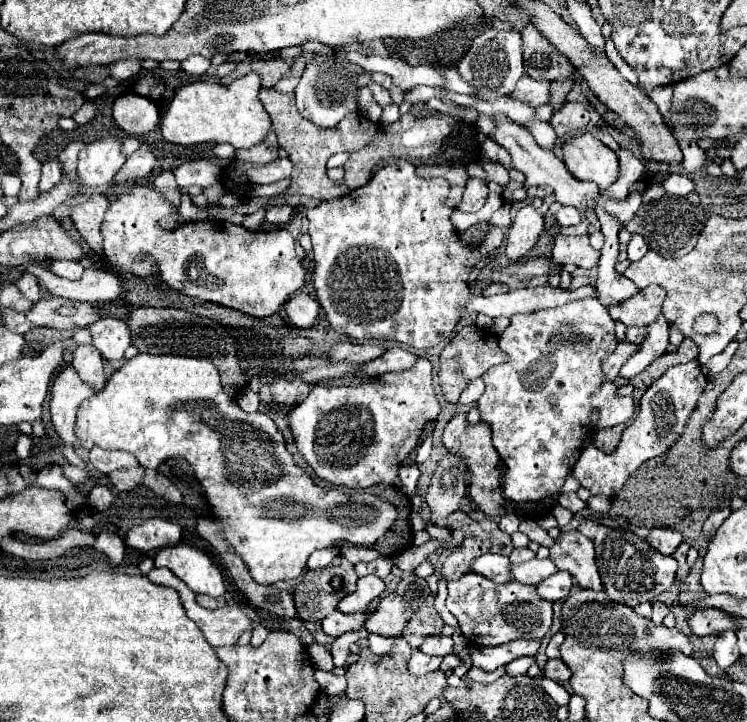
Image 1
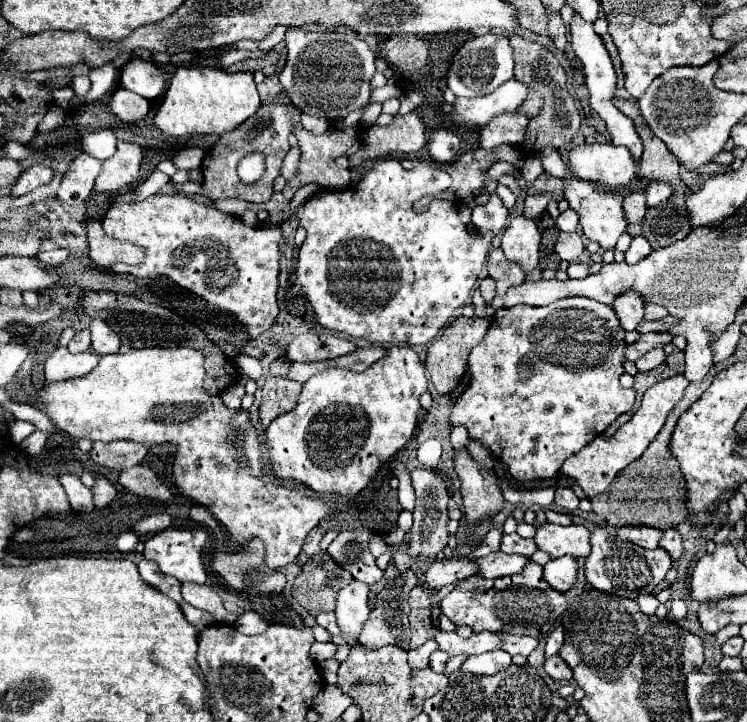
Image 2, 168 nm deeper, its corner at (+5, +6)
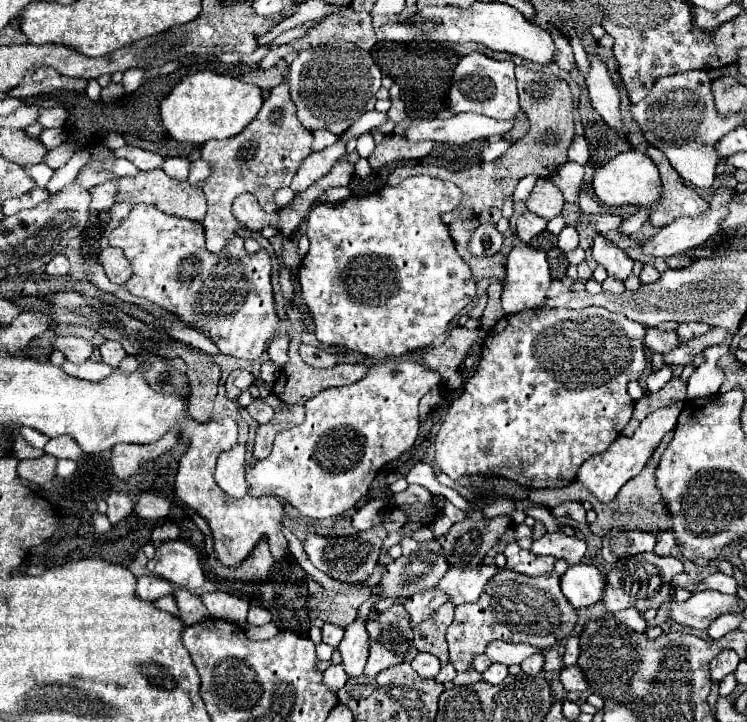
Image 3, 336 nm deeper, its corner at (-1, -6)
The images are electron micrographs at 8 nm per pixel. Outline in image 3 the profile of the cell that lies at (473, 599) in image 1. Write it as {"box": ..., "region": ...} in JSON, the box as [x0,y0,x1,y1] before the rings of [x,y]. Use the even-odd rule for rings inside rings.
{"box":[447,568,577,672],"region":[[[499,568],[495,578],[487,582],[483,596],[473,604],[455,608],[455,620],[447,628],[449,662],[457,672],[473,666],[473,658],[483,654],[491,640],[525,642],[537,648],[551,648],[571,634],[577,624],[577,610],[567,602],[559,588],[561,574],[547,572],[543,576],[523,576],[509,568]]]}

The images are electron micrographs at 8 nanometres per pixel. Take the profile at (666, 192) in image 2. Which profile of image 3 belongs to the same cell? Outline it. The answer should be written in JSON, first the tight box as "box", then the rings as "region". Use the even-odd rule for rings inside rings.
{"box":[617,208,649,236],"region":[[[639,208],[635,214],[631,214],[631,216],[627,216],[627,218],[621,220],[621,226],[617,228],[617,232],[623,234],[623,236],[633,236],[647,218],[649,218],[647,216],[647,210],[645,208]]]}

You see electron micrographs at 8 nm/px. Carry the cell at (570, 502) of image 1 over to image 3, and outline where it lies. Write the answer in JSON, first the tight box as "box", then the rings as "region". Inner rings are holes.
{"box":[551,502,585,522],"region":[[[565,502],[565,504],[559,504],[551,510],[551,514],[555,518],[561,518],[561,516],[569,516],[573,518],[575,522],[585,522],[585,508],[581,506],[581,502]]]}

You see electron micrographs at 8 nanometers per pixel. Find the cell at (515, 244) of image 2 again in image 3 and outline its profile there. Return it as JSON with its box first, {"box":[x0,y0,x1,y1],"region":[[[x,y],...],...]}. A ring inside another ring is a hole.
{"box":[501,244,551,314],"region":[[[527,244],[515,246],[507,256],[507,280],[501,294],[505,314],[539,308],[551,284],[547,256]]]}

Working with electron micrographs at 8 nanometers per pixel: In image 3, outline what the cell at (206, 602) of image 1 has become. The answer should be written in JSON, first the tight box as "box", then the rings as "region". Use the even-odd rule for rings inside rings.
{"box":[173,588,209,624],"region":[[[177,588],[173,592],[173,596],[175,596],[175,602],[179,606],[179,612],[181,612],[179,618],[181,618],[183,624],[195,624],[195,622],[201,622],[201,620],[209,618],[207,608],[203,608],[203,602],[197,594],[191,594],[183,588]]]}

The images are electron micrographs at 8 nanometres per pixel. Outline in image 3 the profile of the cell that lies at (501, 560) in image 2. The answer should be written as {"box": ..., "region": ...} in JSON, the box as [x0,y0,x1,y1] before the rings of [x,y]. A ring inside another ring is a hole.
{"box":[435,566,499,606],"region":[[[481,566],[479,570],[447,570],[443,580],[435,586],[435,590],[443,592],[453,606],[465,604],[465,602],[475,602],[485,584],[499,572],[497,566]]]}

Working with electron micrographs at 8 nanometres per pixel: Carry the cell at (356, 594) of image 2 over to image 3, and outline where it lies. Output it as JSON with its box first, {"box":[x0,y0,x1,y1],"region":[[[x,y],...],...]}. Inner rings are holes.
{"box":[339,620,369,676],"region":[[[355,620],[345,628],[345,636],[339,644],[339,652],[343,656],[343,666],[347,676],[361,676],[363,666],[369,654],[369,636],[365,632],[365,622]]]}

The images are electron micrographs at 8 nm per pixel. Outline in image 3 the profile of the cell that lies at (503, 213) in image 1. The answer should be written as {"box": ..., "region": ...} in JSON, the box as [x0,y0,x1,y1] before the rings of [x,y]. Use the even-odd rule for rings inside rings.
{"box":[299,176,477,360],"region":[[[411,176],[411,178],[405,178],[397,186],[385,186],[377,194],[371,194],[371,196],[361,196],[361,198],[351,196],[351,198],[341,200],[341,202],[315,204],[315,208],[311,210],[311,214],[307,218],[307,238],[311,242],[311,248],[309,248],[307,256],[301,260],[299,282],[301,282],[303,302],[307,304],[309,314],[313,318],[313,324],[315,324],[315,338],[321,344],[325,344],[325,346],[345,346],[345,348],[361,352],[369,358],[385,360],[385,358],[393,358],[393,356],[399,358],[399,356],[403,356],[407,352],[413,352],[417,348],[427,348],[447,332],[449,322],[475,298],[475,292],[477,292],[477,286],[471,278],[471,270],[469,270],[467,262],[457,254],[453,238],[447,230],[447,224],[441,220],[443,212],[451,212],[459,206],[461,196],[463,196],[461,190],[451,182],[443,182],[443,180],[431,178],[431,176]]]}

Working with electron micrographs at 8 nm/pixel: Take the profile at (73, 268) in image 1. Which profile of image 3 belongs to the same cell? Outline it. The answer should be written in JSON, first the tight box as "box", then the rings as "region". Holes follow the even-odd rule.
{"box":[45,256,69,276],"region":[[[55,256],[49,264],[47,264],[47,268],[45,268],[45,272],[49,274],[49,276],[67,276],[69,274],[69,260],[67,260],[67,256]]]}

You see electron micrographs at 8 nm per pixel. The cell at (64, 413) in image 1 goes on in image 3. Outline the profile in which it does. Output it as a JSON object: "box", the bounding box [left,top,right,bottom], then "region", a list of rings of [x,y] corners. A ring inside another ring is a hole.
{"box":[61,360,113,382],"region":[[[87,360],[83,364],[73,364],[73,362],[65,362],[61,366],[67,374],[75,376],[75,378],[83,378],[83,380],[89,380],[89,382],[101,382],[105,380],[113,368],[105,362],[93,362],[93,360]]]}

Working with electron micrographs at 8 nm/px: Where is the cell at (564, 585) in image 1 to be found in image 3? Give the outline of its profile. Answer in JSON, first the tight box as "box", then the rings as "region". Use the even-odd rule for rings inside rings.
{"box":[561,564,607,608],"region":[[[575,564],[561,576],[561,590],[573,608],[589,608],[603,598],[607,580],[593,564]]]}

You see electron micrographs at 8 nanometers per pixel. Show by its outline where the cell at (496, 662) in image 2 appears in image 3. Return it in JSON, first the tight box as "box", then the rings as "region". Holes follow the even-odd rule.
{"box":[483,664,507,684],"region":[[[491,664],[485,672],[483,672],[483,680],[489,684],[501,684],[507,678],[507,666],[505,664]]]}

